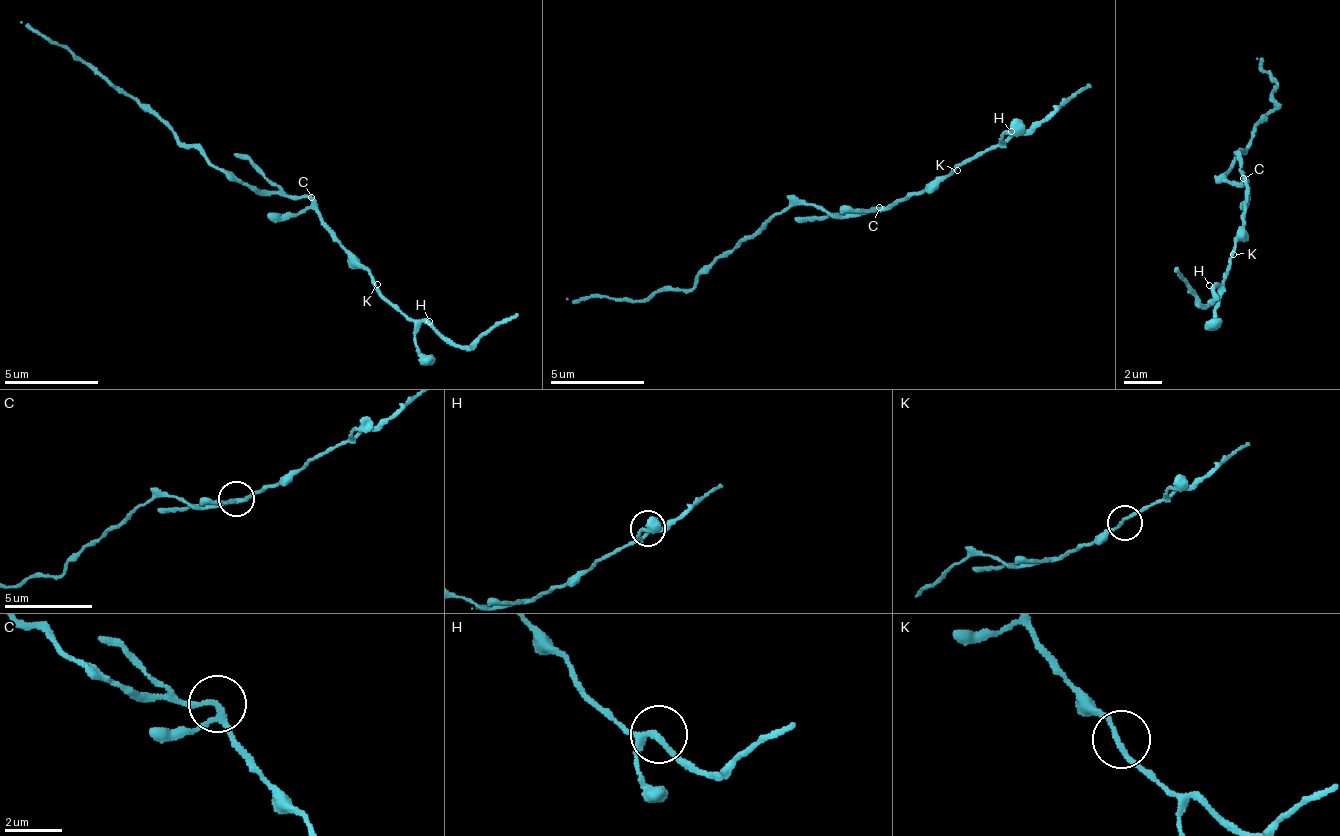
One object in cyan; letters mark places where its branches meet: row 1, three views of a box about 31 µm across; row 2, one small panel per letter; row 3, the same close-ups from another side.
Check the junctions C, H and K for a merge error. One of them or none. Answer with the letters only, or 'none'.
C

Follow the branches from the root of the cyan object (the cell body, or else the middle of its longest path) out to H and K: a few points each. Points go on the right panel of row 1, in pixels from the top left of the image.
H: (1247, 182), (1250, 179), (1244, 180), (1247, 209), (1242, 236), (1235, 243), (1224, 280), (1209, 285)
K: (1247, 182), (1250, 179), (1246, 182), (1244, 180), (1247, 209), (1243, 212), (1245, 224), (1233, 254)

